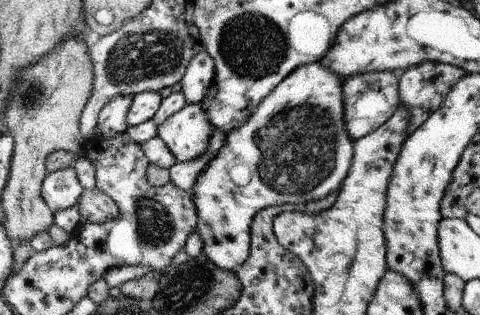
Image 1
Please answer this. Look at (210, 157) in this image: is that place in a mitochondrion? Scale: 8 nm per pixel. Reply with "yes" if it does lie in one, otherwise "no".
no

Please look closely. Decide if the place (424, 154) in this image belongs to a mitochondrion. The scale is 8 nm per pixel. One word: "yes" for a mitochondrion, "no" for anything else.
yes

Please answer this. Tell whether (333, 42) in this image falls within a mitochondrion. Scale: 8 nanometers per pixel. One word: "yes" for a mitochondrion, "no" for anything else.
no

